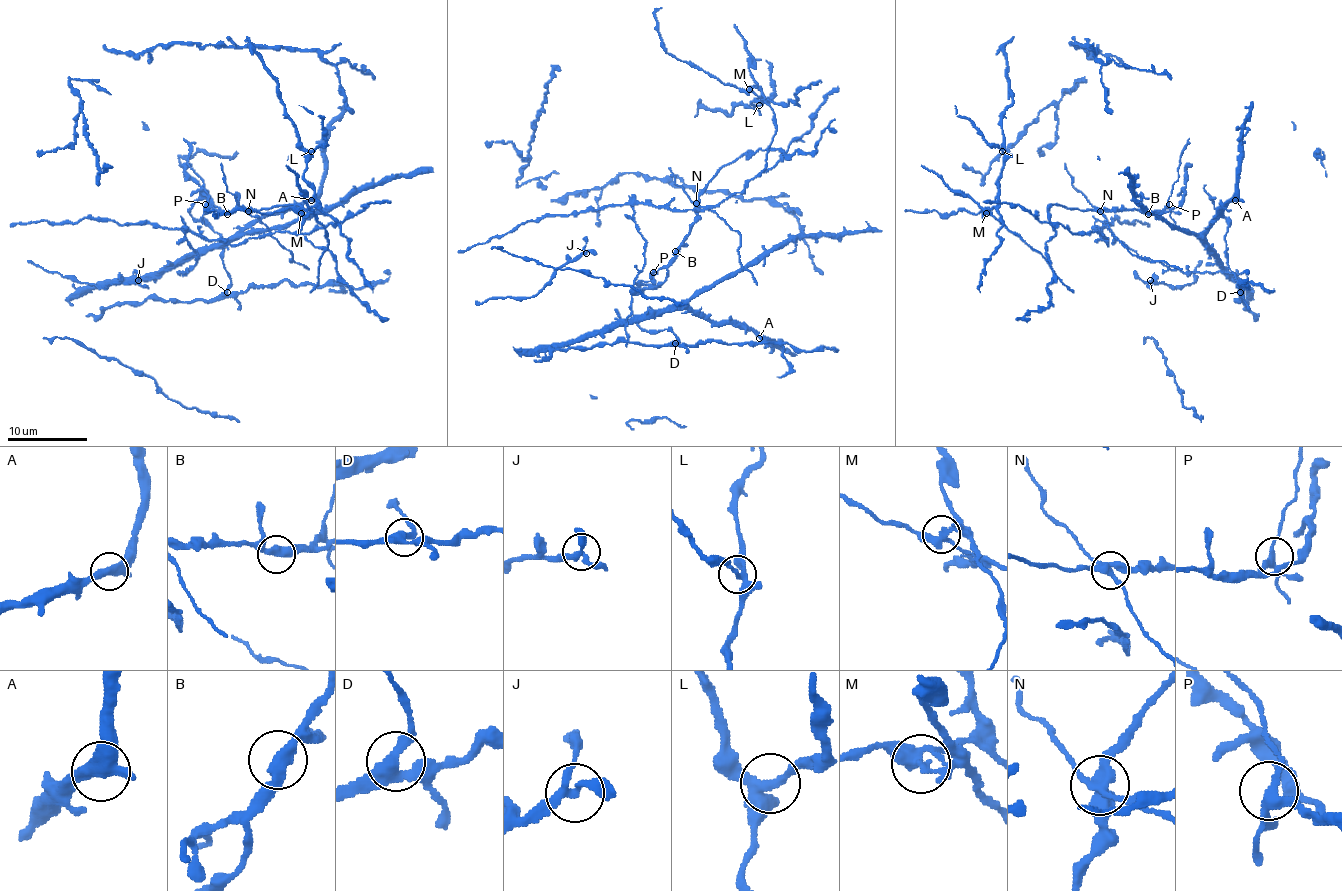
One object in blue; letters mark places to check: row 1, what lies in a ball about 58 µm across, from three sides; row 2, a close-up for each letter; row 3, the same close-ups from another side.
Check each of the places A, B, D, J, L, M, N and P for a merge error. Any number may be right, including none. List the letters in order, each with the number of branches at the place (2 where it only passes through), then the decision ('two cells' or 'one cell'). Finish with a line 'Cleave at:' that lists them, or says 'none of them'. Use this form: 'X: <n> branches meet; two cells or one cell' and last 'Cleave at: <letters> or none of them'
A: 3 branches meet; one cell
B: 2 branches meet; one cell
D: 3 branches meet; one cell
J: 3 branches meet; one cell
L: 3 branches meet; one cell
M: 3 branches meet; two cells
N: 4 branches meet; two cells
P: 4 branches meet; two cells
Cleave at: M, N, P

